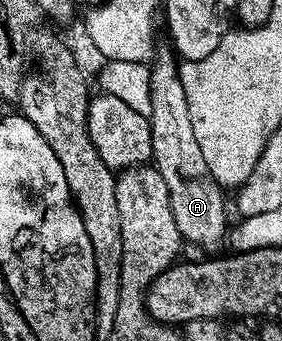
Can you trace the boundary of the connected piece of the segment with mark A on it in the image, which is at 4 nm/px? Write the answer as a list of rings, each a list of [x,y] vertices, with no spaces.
[[[168,45],[165,46],[156,47],[149,66],[151,108],[147,117],[153,149],[151,162],[167,183],[172,215],[182,239],[212,250],[226,241],[229,231],[224,191],[211,176],[207,160],[203,160],[203,151],[199,149],[199,140],[195,140],[195,128],[191,128],[191,116],[187,112],[187,92],[183,92],[179,59]]]

